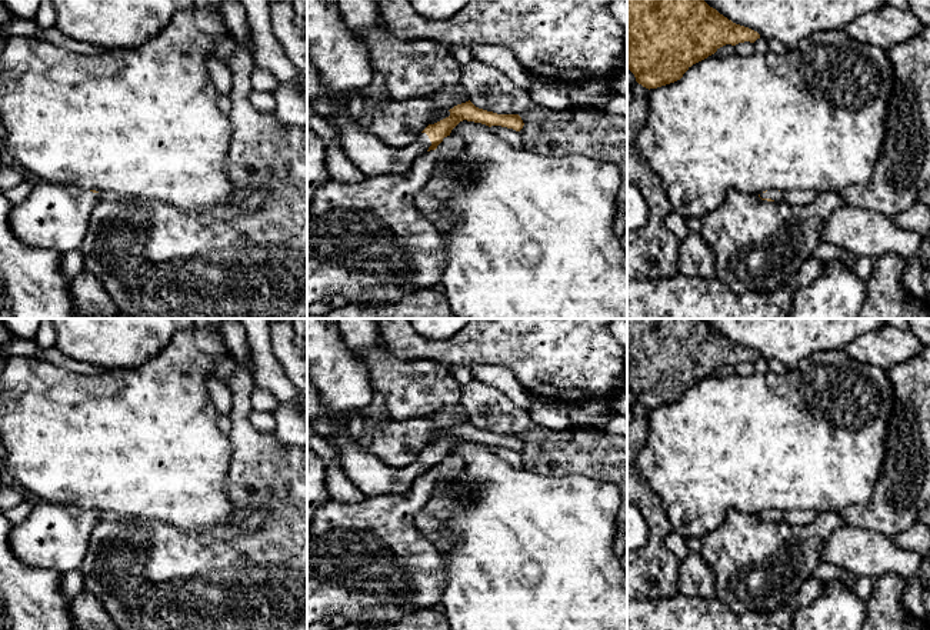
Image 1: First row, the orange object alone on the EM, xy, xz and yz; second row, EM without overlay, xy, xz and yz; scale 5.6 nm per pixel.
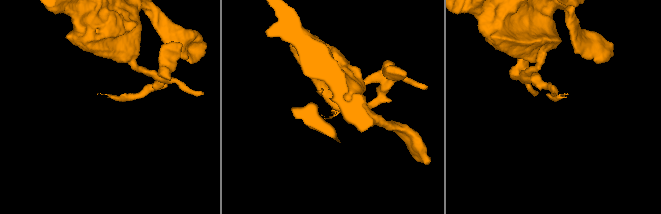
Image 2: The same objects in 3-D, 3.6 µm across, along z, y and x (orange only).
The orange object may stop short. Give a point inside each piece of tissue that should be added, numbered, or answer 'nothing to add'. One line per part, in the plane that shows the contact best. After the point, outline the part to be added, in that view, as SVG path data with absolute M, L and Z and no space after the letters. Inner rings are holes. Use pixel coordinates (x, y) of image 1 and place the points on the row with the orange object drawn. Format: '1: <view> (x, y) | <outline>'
nothing to add

